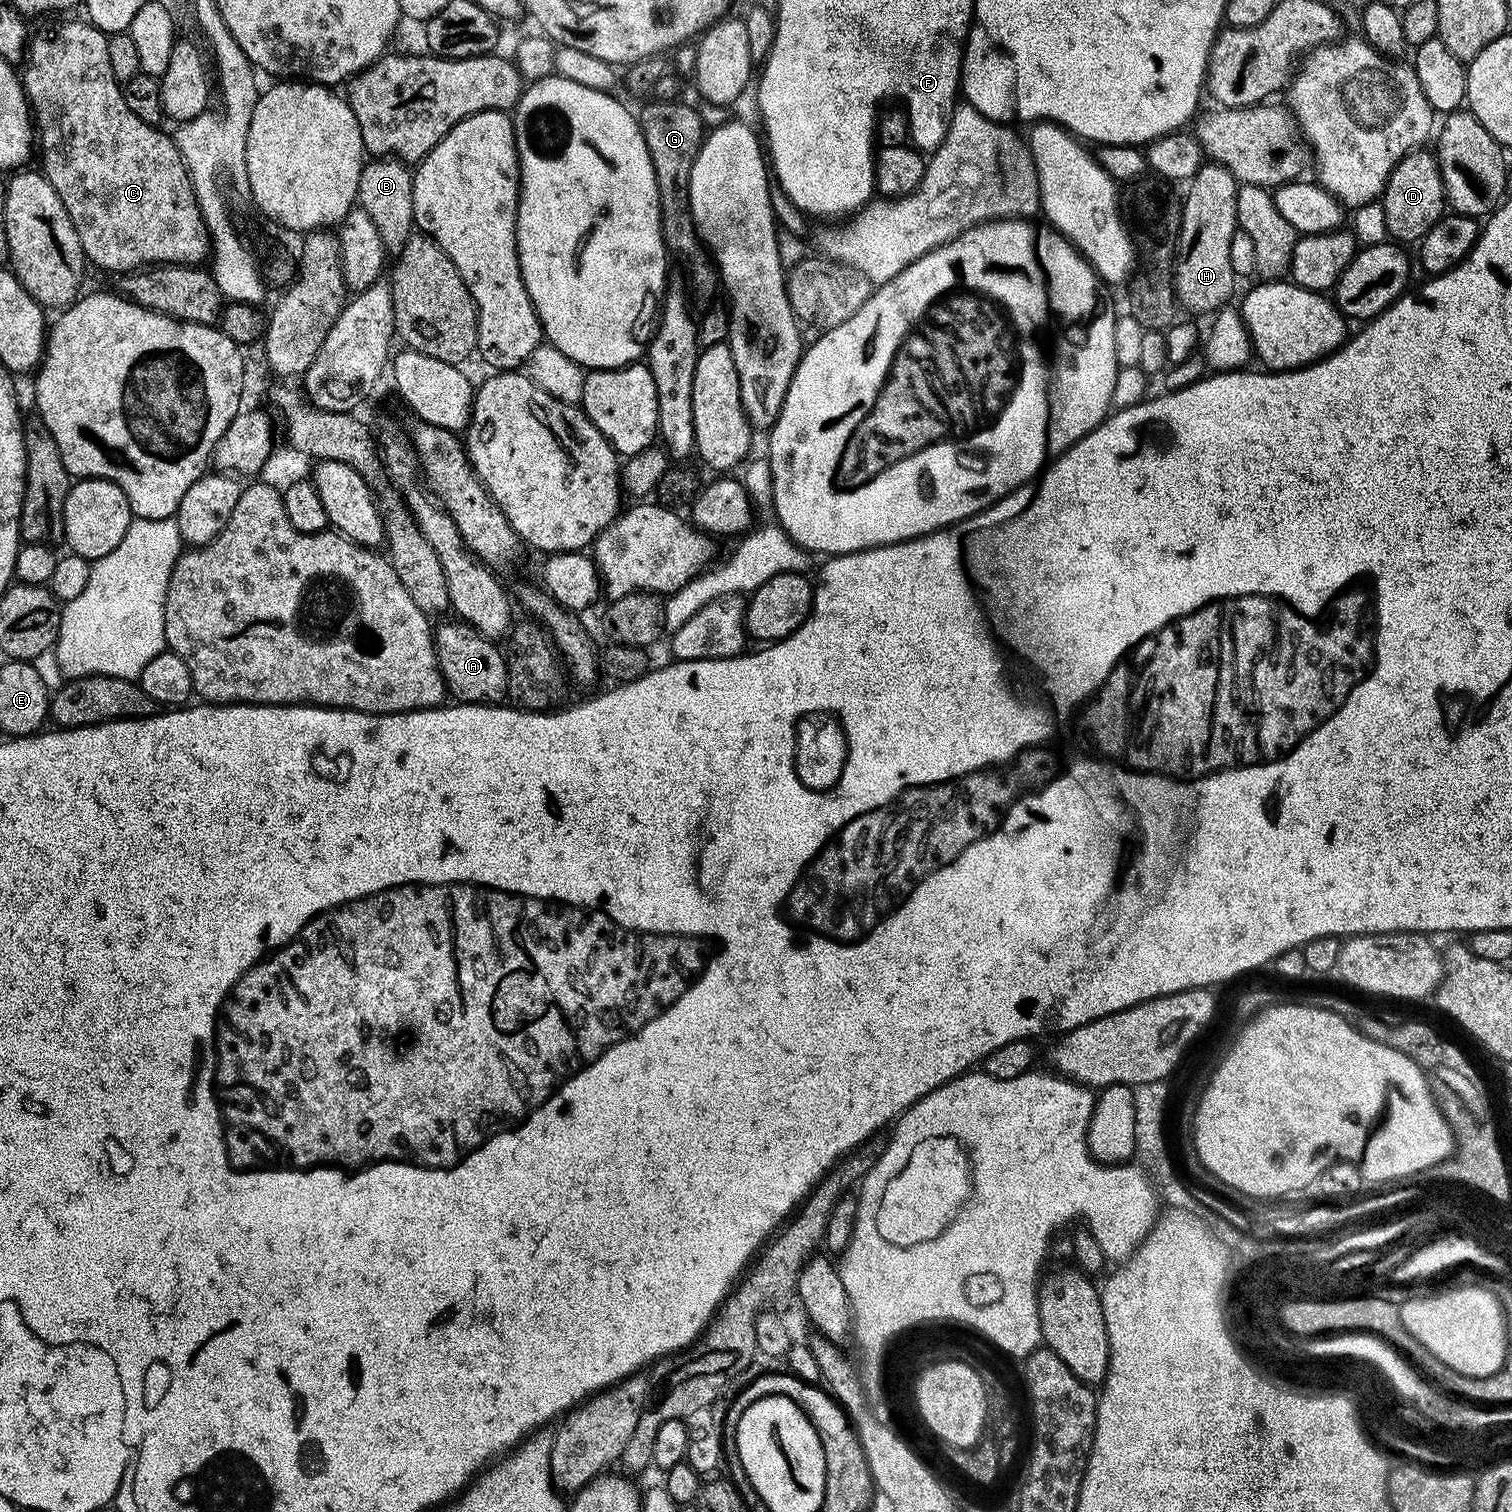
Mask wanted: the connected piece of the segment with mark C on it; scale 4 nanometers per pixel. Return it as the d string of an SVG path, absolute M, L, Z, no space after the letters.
M81 18L62 21L45 40L33 35L27 45L22 83L38 136L40 132L44 176L58 190L58 198L62 198L62 206L66 206L74 230L78 230L78 242L82 242L89 265L97 264L119 274L157 264L203 265L210 256L209 233L183 156L168 132L159 132L157 125L142 122L126 106L110 66L108 41L102 30Z

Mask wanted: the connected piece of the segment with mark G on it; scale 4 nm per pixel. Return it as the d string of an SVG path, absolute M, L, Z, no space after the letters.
M655 99L649 103L638 112L638 119L646 150L650 154L650 162L654 166L664 246L673 257L684 255L684 264L688 267L687 279L693 280L693 284L690 284L691 295L708 296L712 292L708 275L713 275L714 264L709 253L698 243L688 215L688 179L694 158L706 135L706 127L704 128L703 122L700 121L699 114L688 104Z

